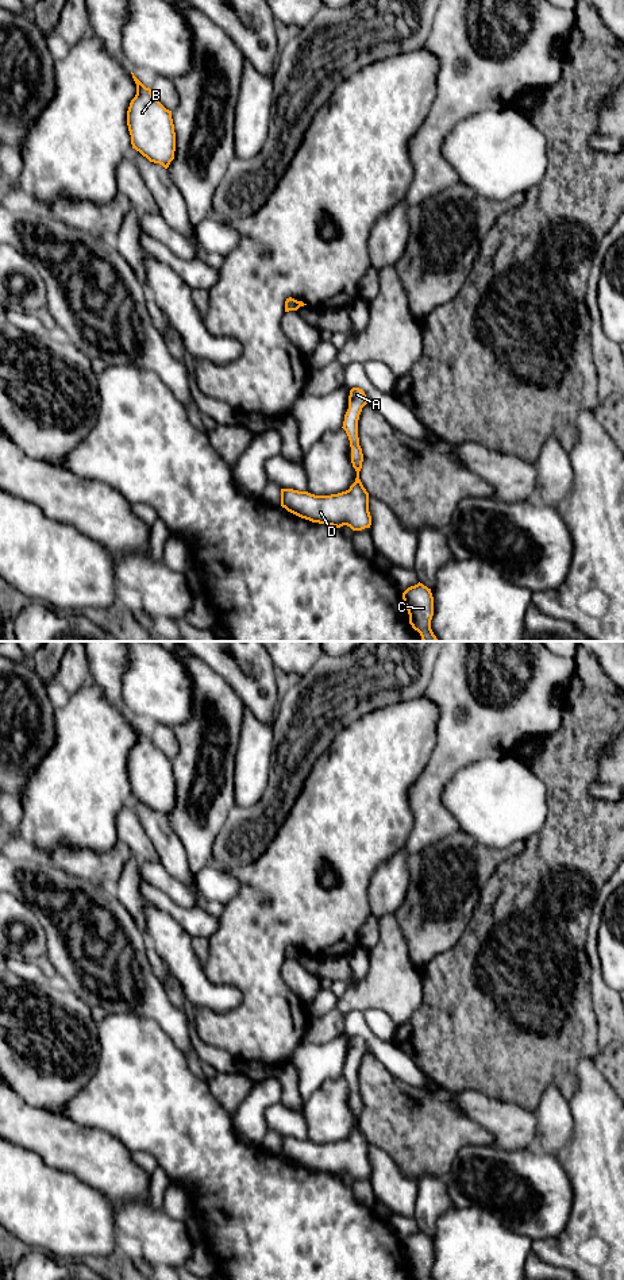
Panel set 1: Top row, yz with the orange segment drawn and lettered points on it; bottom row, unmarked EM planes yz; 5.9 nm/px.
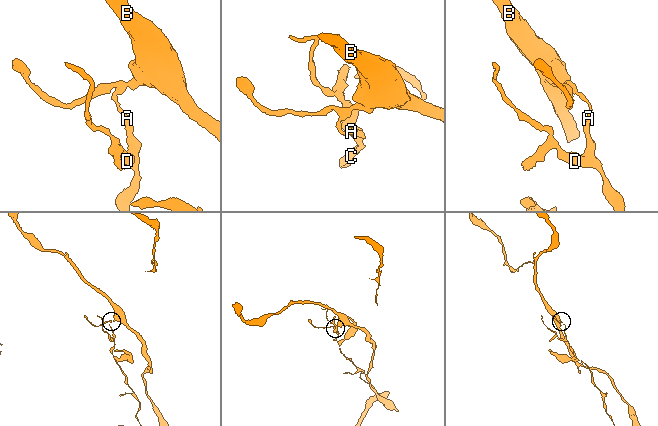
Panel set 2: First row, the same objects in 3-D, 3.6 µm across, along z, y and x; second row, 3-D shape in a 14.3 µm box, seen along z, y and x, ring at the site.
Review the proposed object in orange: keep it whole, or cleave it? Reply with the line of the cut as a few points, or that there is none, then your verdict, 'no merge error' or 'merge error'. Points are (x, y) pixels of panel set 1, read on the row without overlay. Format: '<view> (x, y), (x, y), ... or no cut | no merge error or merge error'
yz (297, 949), (299, 955) | merge error

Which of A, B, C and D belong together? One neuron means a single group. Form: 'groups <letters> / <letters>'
groups A C D / B

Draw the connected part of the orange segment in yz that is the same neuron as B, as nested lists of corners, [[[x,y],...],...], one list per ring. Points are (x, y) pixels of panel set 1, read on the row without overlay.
[[[131,720],[136,743],[127,759],[132,797],[165,817],[174,807],[176,780],[172,759],[166,757]]]

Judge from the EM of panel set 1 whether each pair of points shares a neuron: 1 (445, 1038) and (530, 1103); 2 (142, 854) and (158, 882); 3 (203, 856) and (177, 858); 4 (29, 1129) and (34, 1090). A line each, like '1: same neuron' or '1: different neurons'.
1: same neuron
2: different neurons
3: different neurons
4: different neurons

